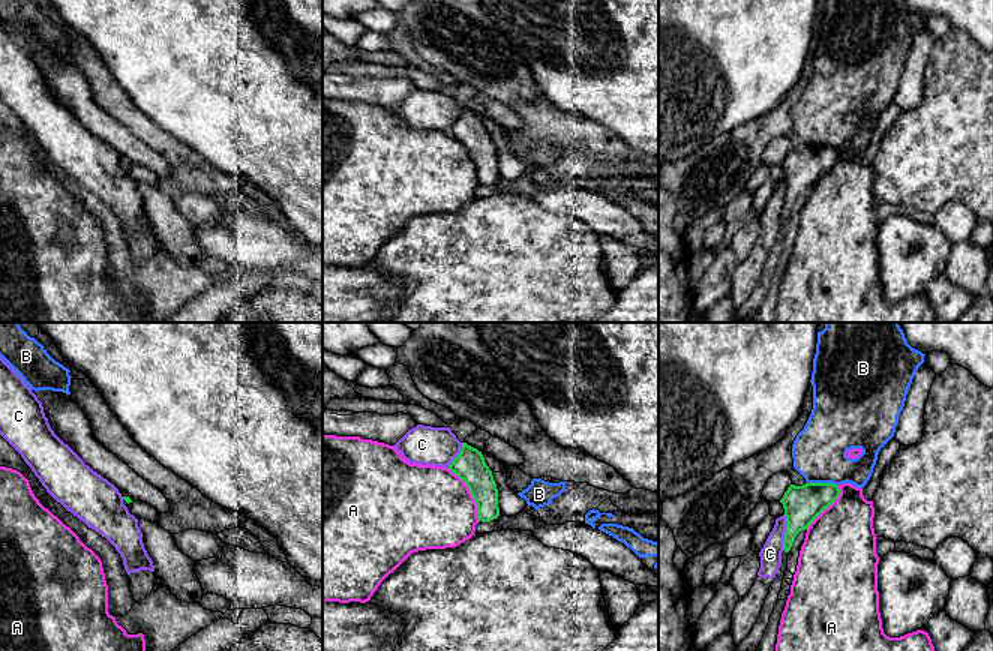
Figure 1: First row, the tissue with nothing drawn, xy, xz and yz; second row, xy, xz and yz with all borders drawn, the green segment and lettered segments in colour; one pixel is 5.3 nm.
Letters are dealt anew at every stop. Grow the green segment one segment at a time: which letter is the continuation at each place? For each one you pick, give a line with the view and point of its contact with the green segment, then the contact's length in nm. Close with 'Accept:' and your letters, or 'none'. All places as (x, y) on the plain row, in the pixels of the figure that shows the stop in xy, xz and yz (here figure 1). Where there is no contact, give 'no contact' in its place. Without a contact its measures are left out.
Accept: none

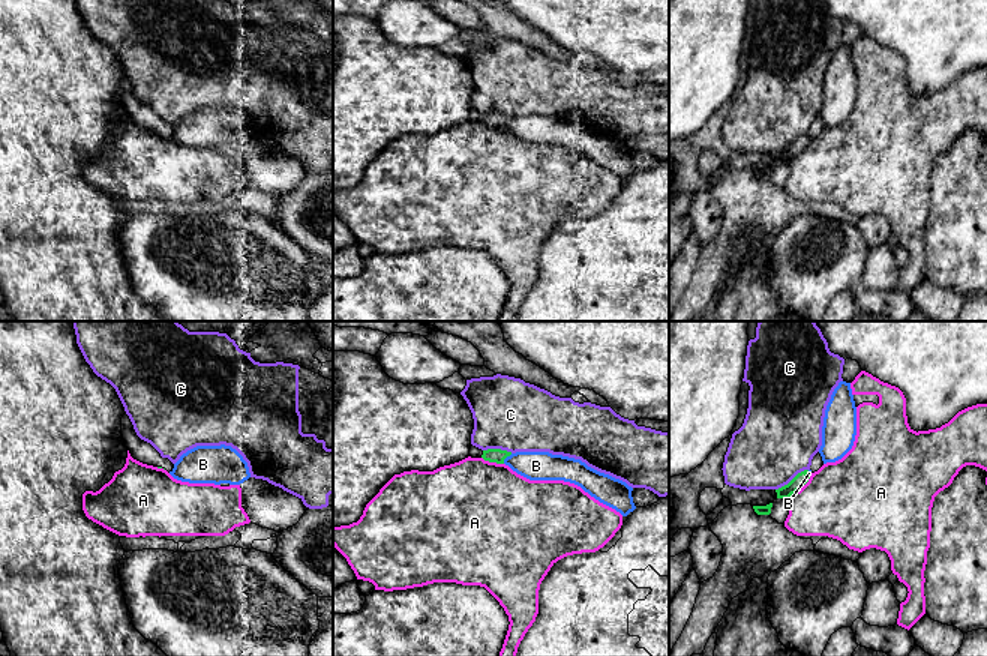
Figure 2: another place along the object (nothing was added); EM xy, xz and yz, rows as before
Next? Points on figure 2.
B: xz (506, 120) | 80 nm
Accept: B

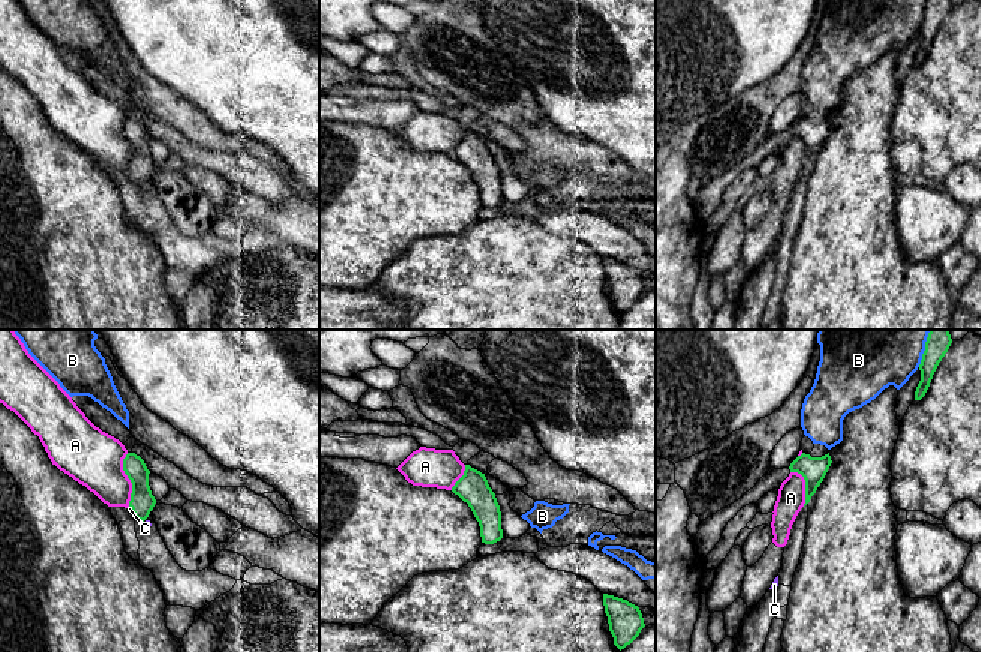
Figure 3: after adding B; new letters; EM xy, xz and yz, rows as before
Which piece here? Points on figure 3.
C: xy (132, 176) | 70 nm
Accept: C

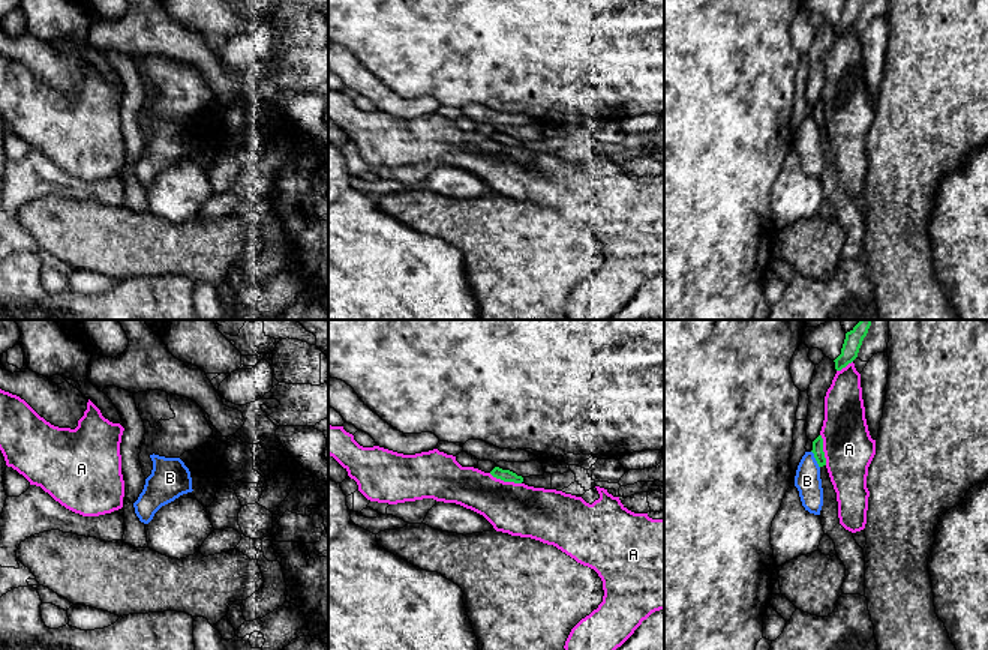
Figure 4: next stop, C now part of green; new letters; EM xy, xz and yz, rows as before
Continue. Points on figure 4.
Accept: none

